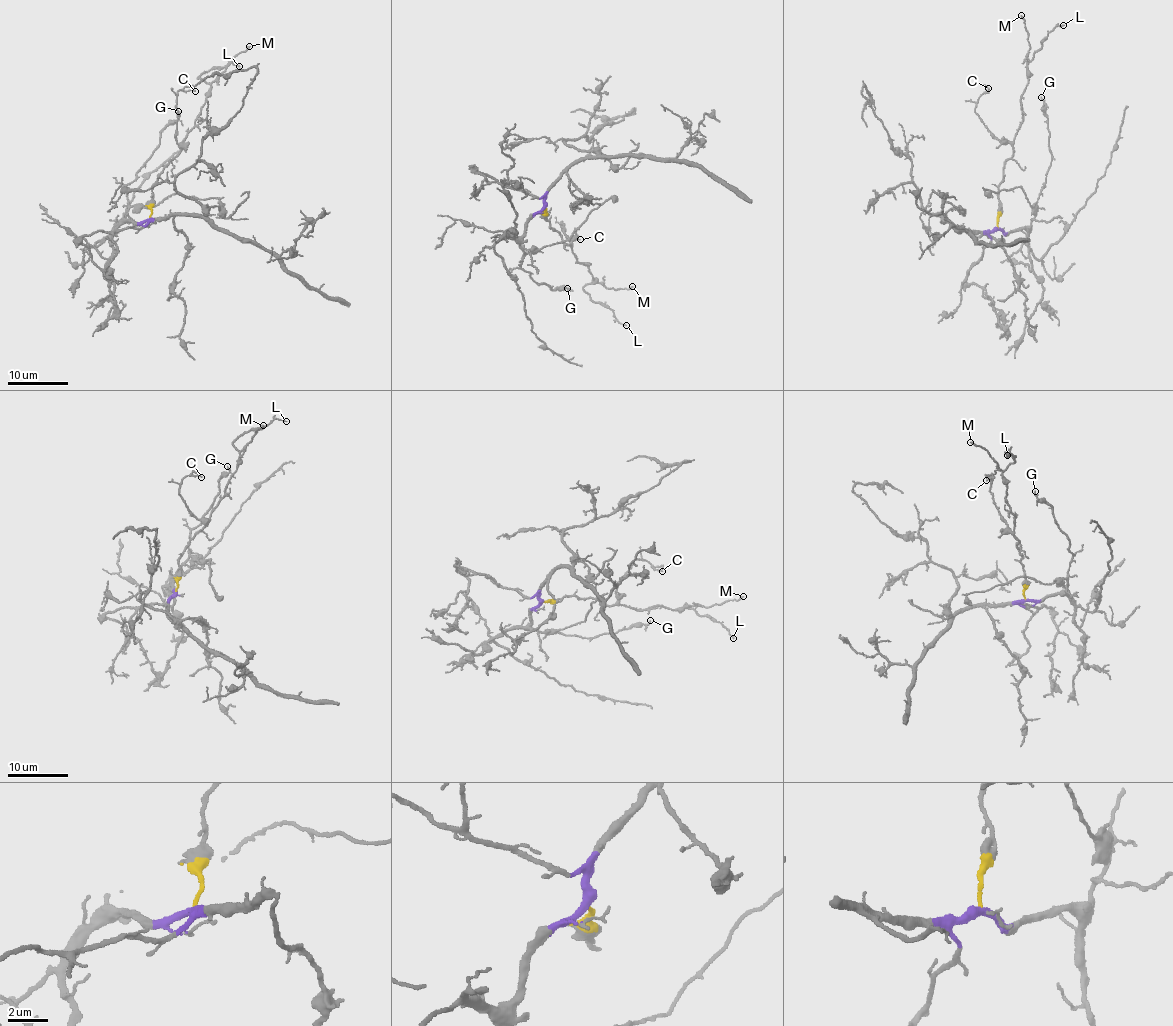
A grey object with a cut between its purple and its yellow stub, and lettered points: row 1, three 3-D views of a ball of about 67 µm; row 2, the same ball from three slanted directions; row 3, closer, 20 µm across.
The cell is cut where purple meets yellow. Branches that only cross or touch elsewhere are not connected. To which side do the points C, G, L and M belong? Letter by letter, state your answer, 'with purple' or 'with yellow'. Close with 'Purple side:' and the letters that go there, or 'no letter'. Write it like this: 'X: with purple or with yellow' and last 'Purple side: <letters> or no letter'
C: with yellow
G: with purple
L: with yellow
M: with yellow
Purple side: G

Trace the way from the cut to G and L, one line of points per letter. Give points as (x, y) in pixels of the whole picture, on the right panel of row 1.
G: (997, 227), (1007, 233), (1024, 228), (1036, 213), (1036, 202), (1050, 164), (1051, 151), (1041, 97)
L: (997, 227), (1003, 166), (1012, 156), (1022, 121), (1027, 67), (1044, 39), (1055, 26), (1063, 25)

